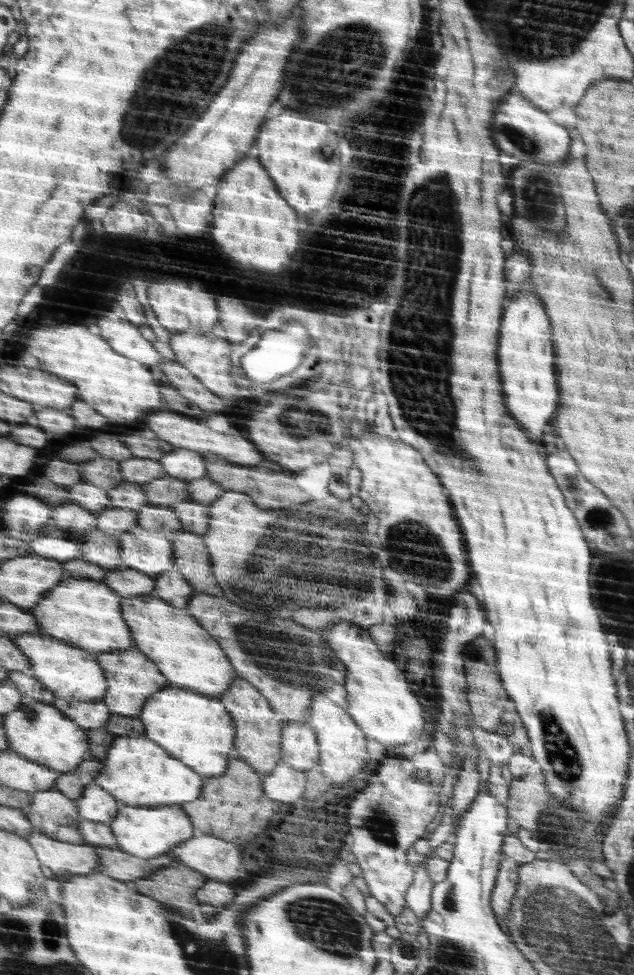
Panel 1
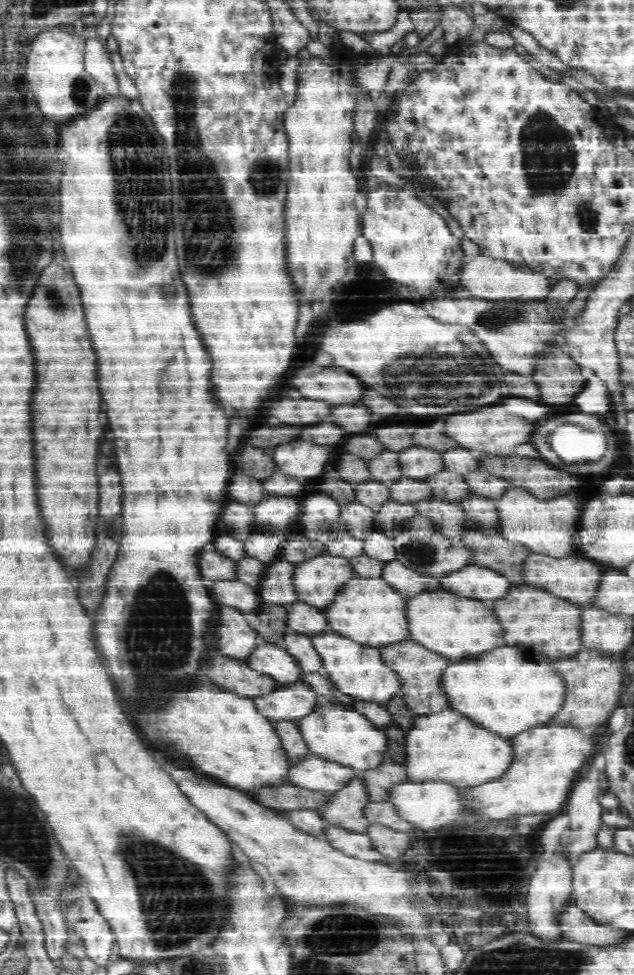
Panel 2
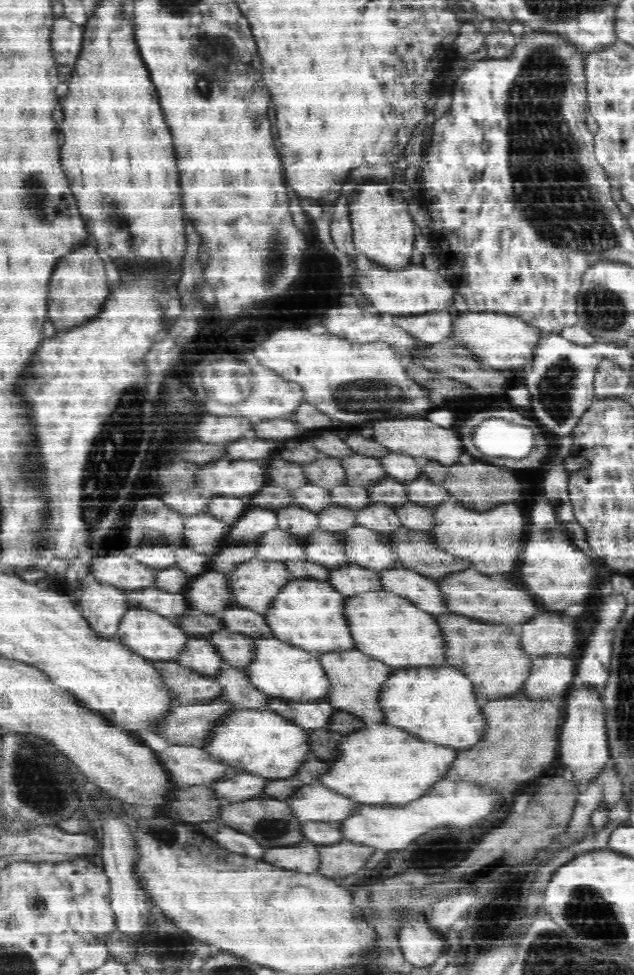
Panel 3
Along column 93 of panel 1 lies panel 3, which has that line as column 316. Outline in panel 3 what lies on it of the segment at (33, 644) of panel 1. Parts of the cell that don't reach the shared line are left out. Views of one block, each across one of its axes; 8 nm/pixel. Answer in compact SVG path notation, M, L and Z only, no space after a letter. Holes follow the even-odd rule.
M274 636L258 639L257 660L247 670L254 685L266 691L273 698L292 699L295 701L326 700L332 692L332 679L324 669L321 654L310 652L300 646L293 646L288 642Z

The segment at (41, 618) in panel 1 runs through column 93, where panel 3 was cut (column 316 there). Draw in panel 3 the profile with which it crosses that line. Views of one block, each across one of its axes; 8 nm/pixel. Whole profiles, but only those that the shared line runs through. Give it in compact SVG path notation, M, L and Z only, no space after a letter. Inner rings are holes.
M295 578L266 615L272 634L293 646L318 654L357 649L346 610L349 598L328 581Z

